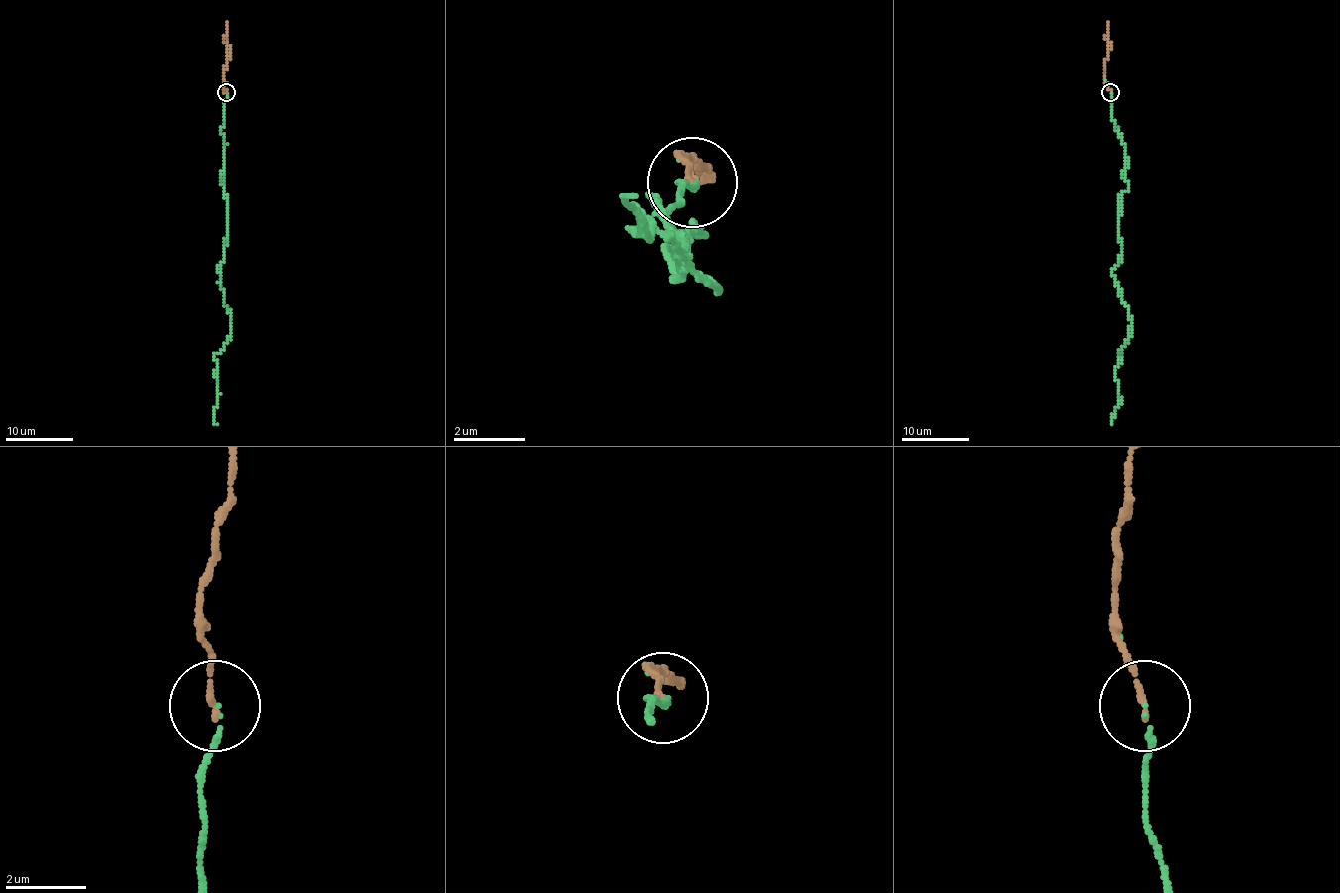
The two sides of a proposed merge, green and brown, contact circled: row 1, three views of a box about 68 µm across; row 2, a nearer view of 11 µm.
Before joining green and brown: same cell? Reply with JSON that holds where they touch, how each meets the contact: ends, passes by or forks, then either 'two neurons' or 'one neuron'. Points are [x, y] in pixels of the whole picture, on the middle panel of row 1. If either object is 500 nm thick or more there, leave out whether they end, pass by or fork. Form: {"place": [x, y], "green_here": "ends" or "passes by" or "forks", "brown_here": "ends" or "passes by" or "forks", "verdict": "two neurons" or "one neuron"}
{"place": [692, 182], "green_here": "ends", "brown_here": "ends", "verdict": "one neuron"}

